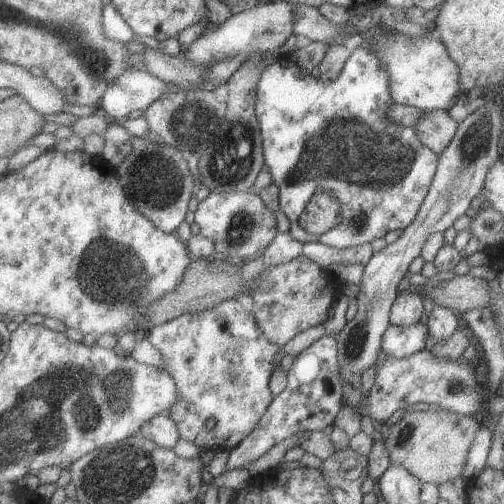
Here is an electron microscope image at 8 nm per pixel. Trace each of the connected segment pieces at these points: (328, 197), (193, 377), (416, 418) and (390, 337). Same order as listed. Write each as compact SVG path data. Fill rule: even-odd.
M319 190L300 218L301 226L309 234L322 235L339 226L343 220L341 202L331 192Z
M236 299L225 300L215 308L197 314L178 316L154 327L149 339L162 355L164 365L161 368L174 375L175 382L179 384L179 402L175 403L169 413L177 422L181 437L194 442L199 448L210 449L213 452L230 452L254 433L275 400L269 382L283 346L267 338L250 304ZM211 416L215 418L215 424L212 429L207 430L207 422Z
M445 409L407 412L388 428L385 444L393 464L406 466L423 483L441 484L463 476L471 446L483 425L478 417Z
M419 322L419 324L404 327L391 325L384 334L382 350L387 357L409 358L430 347L432 342L428 324Z

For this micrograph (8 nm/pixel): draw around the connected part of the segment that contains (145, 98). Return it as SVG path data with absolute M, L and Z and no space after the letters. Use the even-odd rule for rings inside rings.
M134 66L121 74L111 88L107 88L102 112L113 118L127 118L135 110L146 111L161 96L182 89L178 84L165 82Z

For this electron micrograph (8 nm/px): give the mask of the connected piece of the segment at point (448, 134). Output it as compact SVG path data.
M425 110L421 120L413 126L425 146L441 154L453 142L460 123L447 110Z

